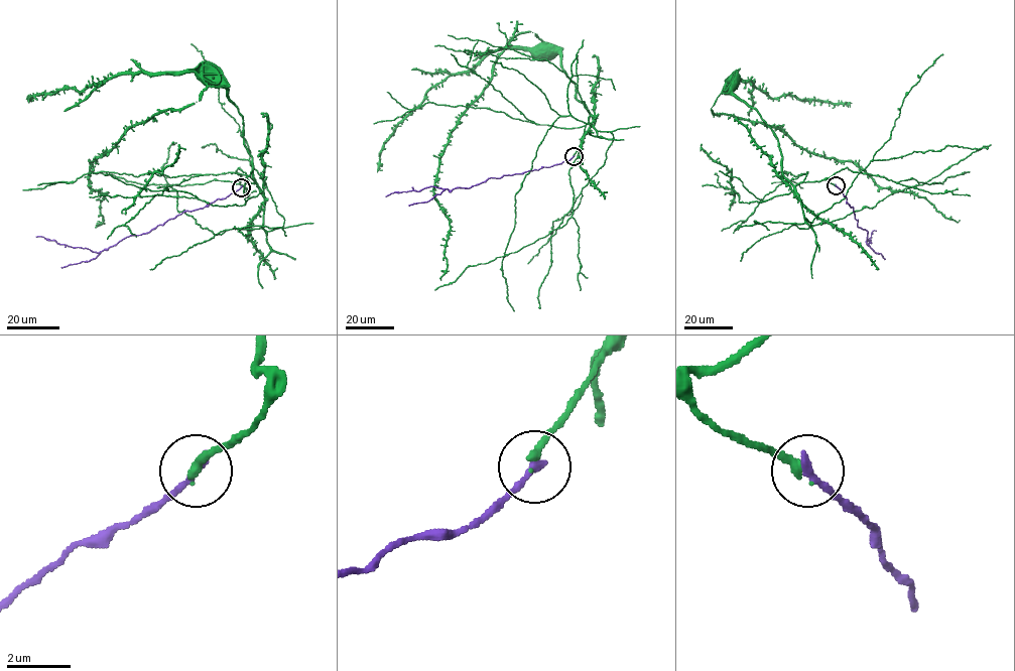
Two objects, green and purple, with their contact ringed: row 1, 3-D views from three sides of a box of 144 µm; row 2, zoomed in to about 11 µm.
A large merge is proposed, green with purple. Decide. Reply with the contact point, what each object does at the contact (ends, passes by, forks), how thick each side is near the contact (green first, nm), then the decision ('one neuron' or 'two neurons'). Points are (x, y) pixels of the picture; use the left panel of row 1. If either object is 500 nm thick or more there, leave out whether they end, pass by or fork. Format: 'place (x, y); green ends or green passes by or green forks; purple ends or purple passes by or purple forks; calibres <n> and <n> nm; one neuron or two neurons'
place (241, 187); green ends; purple ends; calibres 280 and 300 nm; one neuron

